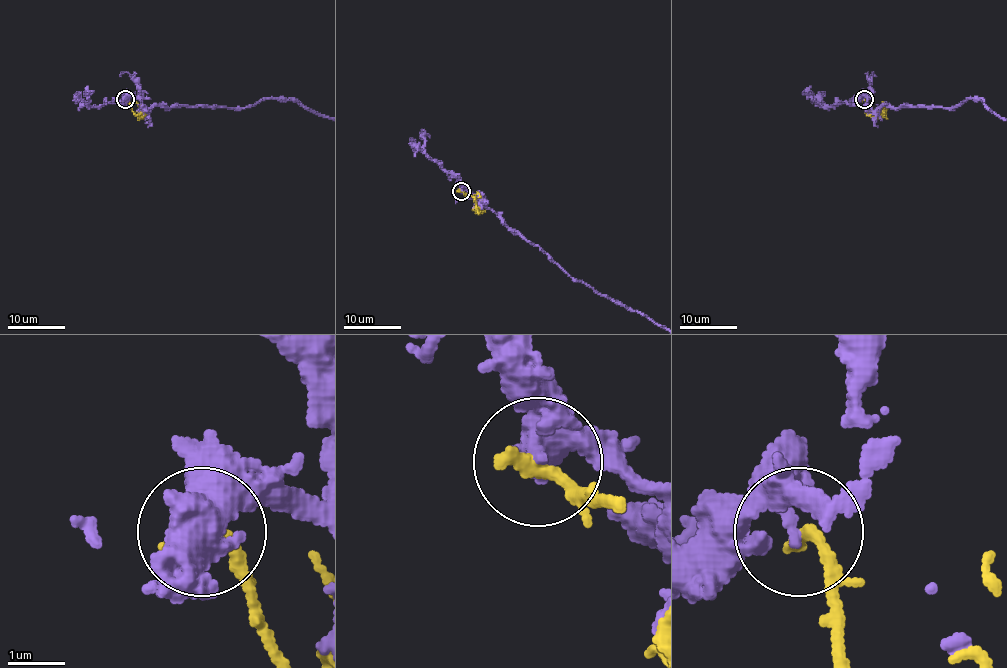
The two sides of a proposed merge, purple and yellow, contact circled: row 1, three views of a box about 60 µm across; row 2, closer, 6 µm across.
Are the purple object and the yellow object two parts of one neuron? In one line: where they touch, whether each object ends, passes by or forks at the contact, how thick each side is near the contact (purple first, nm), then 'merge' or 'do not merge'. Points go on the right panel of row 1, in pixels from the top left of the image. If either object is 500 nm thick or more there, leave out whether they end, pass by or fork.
(864, 99) | purple passes by | yellow ends | 240/280 nm | do not merge

